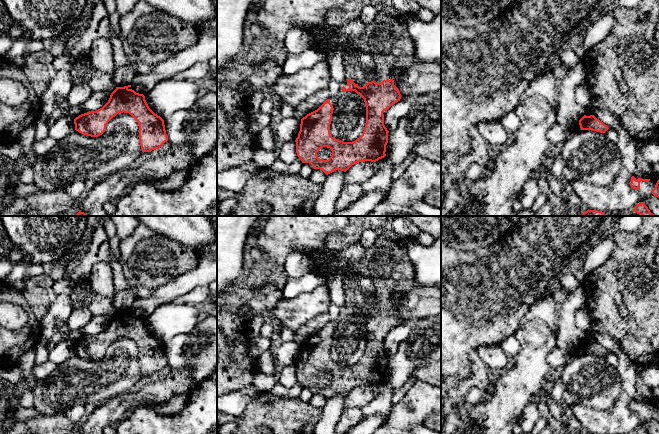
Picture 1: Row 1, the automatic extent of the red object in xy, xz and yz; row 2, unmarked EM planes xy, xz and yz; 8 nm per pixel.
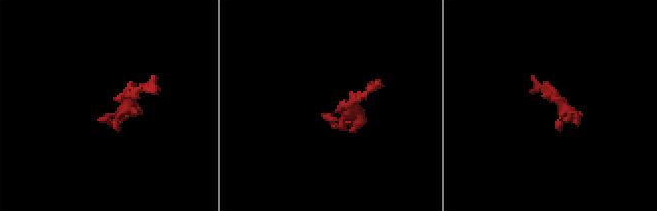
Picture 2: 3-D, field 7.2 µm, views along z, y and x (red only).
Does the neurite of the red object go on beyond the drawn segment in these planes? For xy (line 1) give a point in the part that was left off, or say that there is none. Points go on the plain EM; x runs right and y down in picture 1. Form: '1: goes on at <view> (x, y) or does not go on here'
1: does not go on here

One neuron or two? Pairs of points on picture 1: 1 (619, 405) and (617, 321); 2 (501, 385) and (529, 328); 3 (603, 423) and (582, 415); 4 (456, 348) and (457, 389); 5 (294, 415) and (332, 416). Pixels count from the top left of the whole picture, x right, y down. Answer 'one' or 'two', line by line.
1: two
2: one
3: one
4: two
5: two

